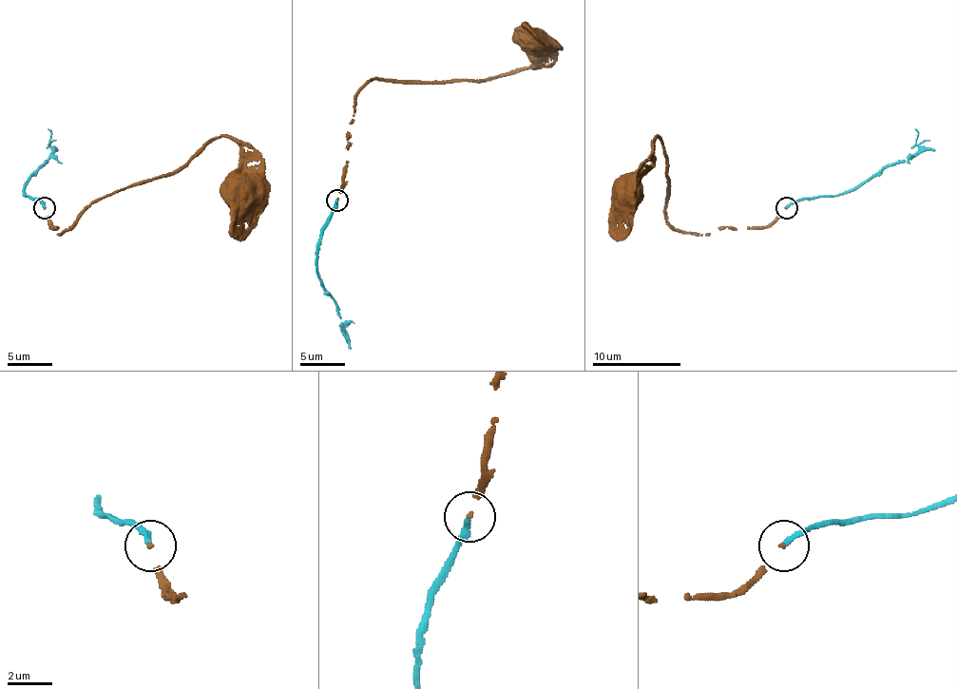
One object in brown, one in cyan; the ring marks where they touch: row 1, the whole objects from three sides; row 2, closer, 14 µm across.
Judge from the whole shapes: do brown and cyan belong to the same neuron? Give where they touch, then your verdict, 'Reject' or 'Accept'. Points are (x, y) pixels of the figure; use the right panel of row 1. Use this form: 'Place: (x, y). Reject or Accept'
Place: (786, 207). Accept

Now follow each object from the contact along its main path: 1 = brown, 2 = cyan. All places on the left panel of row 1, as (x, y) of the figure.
1: (44, 207), (50, 227), (62, 234), (93, 202), (179, 172), (221, 136), (239, 145), (243, 194)
2: (44, 207), (37, 198), (24, 191), (24, 185), (50, 154), (48, 129)

